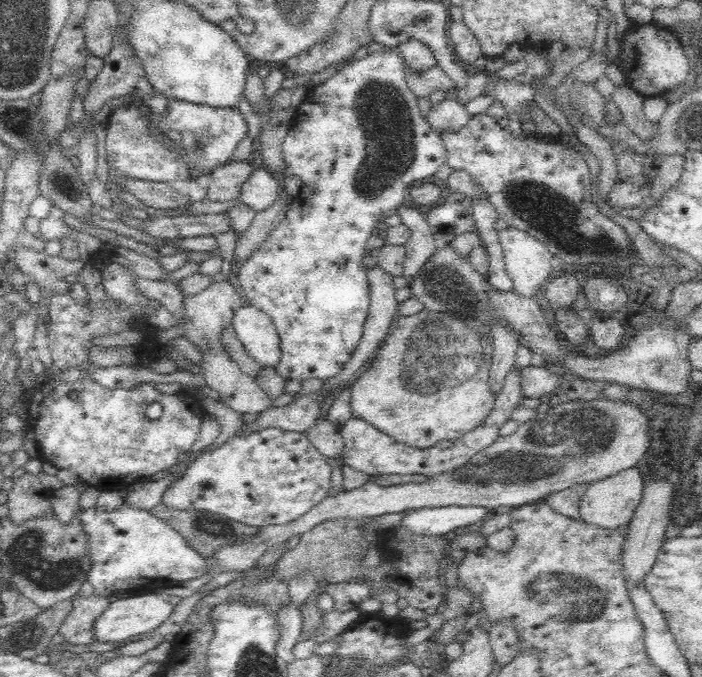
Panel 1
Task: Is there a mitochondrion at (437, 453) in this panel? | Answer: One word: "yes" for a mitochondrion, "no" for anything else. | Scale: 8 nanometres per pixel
no

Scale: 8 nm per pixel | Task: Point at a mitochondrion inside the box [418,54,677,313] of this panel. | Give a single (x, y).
(531, 202)

